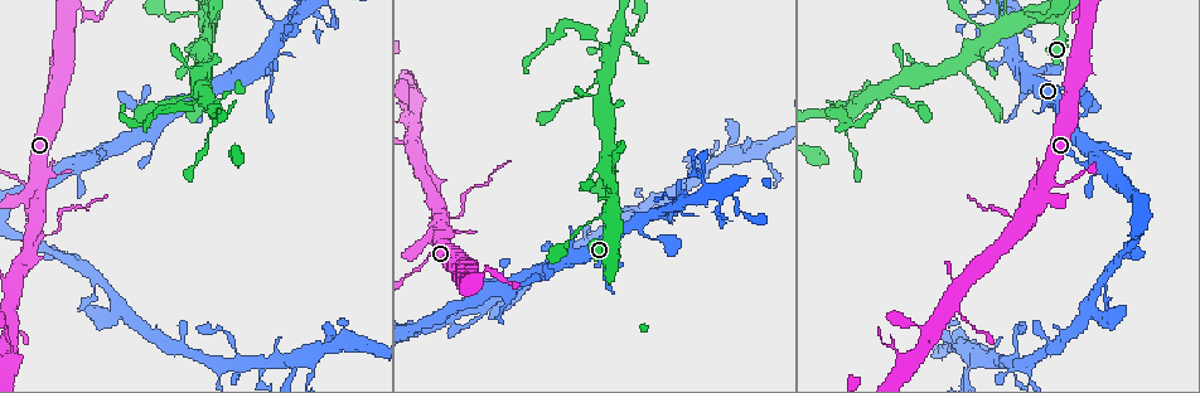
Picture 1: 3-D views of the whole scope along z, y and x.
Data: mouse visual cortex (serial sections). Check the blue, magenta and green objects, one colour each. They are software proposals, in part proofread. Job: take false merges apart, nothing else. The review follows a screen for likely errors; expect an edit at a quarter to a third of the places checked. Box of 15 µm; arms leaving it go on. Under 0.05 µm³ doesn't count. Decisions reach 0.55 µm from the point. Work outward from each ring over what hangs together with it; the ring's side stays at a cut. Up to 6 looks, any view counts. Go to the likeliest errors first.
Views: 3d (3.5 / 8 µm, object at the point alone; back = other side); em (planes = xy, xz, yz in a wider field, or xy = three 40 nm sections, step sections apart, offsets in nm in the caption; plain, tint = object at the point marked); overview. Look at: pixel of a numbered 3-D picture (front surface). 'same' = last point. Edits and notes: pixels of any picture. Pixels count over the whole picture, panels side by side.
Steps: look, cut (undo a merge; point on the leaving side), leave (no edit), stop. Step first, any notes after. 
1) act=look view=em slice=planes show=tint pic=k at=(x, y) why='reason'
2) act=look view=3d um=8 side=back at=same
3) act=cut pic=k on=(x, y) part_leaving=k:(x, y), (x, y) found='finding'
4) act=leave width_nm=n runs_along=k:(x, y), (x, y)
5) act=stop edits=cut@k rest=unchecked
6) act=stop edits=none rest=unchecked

act=look view=3d um=3.5 pic=1 at=(42, 235) why='two arms in line, one across'

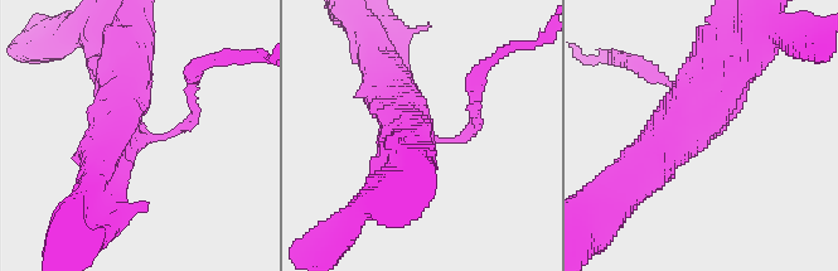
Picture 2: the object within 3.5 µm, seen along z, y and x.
act=look view=em slice=xy step=2 show=tint pic=2 at=(696, 135)

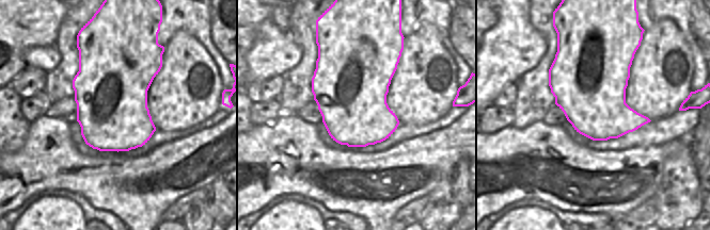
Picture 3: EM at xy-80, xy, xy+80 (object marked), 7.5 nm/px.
act=look view=em slice=xy step=1 show=tint at=same why='another direction'

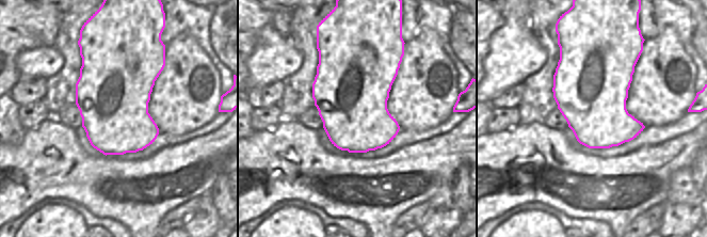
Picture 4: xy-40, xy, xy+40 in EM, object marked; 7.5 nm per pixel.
act=cut pic=2 on=(475, 120) arm_widths_nm=100,500,600 part_leaving=2:(453, 139), (475, 126), (475, 78), (492, 62) found='two cells meet here'

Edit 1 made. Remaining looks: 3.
act=look view=3d um=3.5 pic=1 at=(206, 100) why='side arm on a straight run'

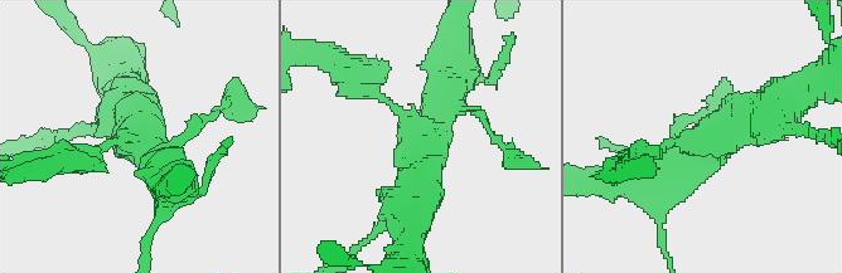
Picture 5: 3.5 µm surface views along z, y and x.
act=look view=em slice=xy step=2 show=tint pic=5 at=(140, 143)

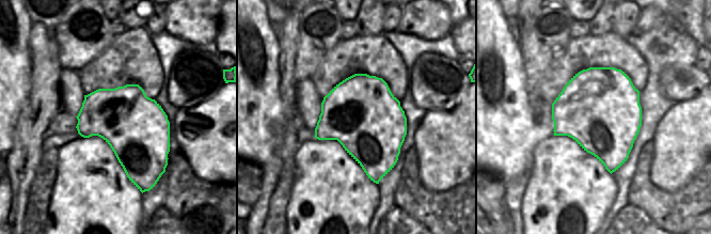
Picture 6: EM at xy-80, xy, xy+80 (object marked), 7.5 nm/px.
act=cut pic=5 on=(369, 66) width_nm=550 part_leaving=5:(386, 101), (324, 55), (313, 55) found='two cells meet here'

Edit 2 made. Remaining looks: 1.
act=look view=3d um=3.5 pic=1 at=(926, 327) why='two arms in line, one across'

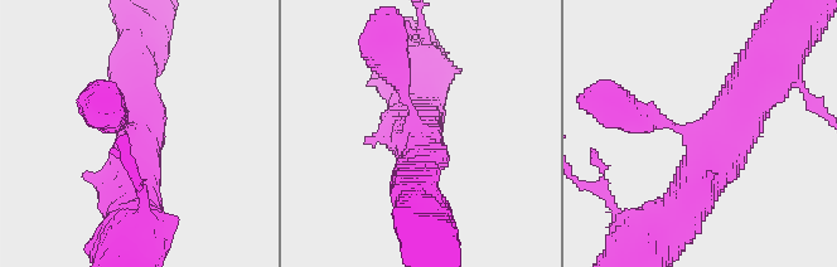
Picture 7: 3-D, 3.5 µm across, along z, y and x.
act=leave runs_along=7:(755, 79), (730, 137), (668, 223) found='continuous, no second cell'

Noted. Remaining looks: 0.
act=stop edits=cut@2,cut@5 rest=unchecked

